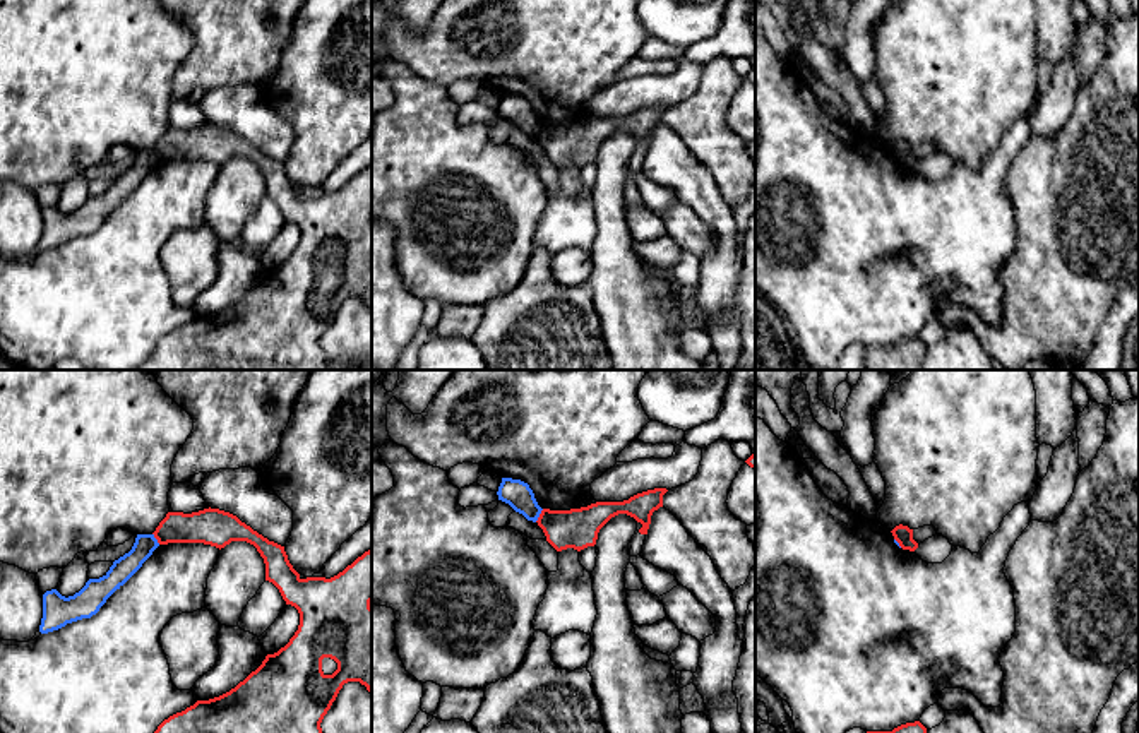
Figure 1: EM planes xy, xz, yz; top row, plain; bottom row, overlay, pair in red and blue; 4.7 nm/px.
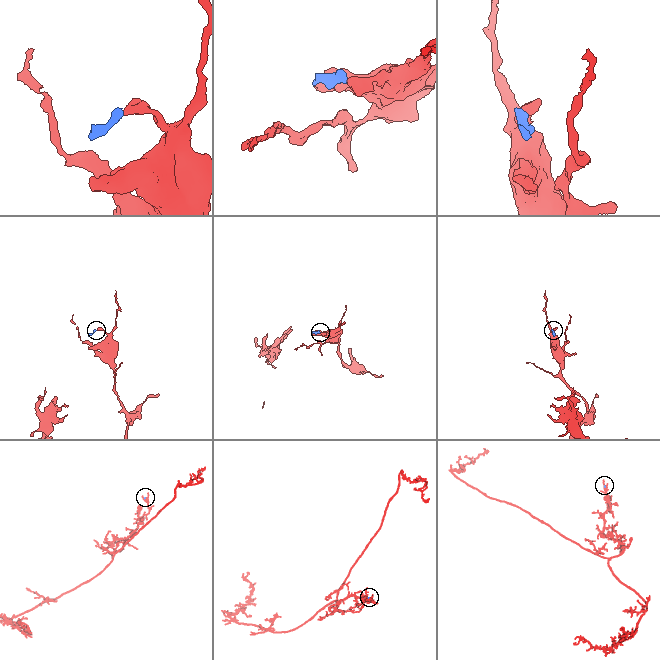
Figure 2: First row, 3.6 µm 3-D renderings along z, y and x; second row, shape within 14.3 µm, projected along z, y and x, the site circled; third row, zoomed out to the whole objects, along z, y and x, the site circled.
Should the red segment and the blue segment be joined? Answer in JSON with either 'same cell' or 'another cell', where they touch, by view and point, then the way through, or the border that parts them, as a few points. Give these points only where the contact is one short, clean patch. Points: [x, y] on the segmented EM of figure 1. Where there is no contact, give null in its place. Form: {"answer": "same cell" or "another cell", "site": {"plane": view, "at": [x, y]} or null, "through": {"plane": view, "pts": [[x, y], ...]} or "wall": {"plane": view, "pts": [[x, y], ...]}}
{"answer": "another cell", "site": {"plane": "xz", "at": [540, 516]}, "wall": {"plane": "xz", "pts": [[543, 509], [535, 521]]}}

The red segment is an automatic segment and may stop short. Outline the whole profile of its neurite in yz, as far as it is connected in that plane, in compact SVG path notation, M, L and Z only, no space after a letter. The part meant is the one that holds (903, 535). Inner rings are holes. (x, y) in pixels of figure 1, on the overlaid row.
M899 524L891 533L903 550L915 551L918 548L918 543L913 539L913 529L908 526Z

